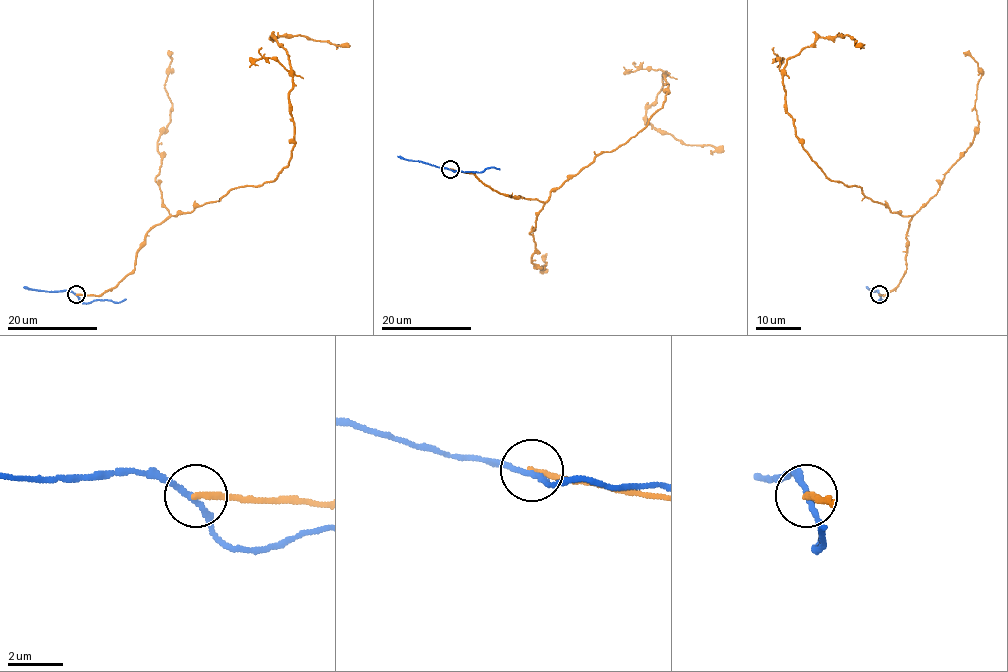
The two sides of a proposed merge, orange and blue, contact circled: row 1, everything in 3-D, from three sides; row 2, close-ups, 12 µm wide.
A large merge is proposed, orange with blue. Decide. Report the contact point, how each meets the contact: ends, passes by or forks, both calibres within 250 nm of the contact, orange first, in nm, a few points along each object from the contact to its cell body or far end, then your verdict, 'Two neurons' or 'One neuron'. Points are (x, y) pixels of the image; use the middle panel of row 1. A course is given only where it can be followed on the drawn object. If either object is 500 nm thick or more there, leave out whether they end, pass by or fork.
Place: (450, 169). At the ring orange ends. At the ring blue passes by. Thickness 240 nm (orange) against 190 nm. Course of orange: (450, 169), (545, 201), (647, 125), (665, 101), (667, 73), (645, 119), (687, 145), (723, 152). Course of blue: (450, 169), (483, 172), (489, 168), (500, 170). Two neurons

